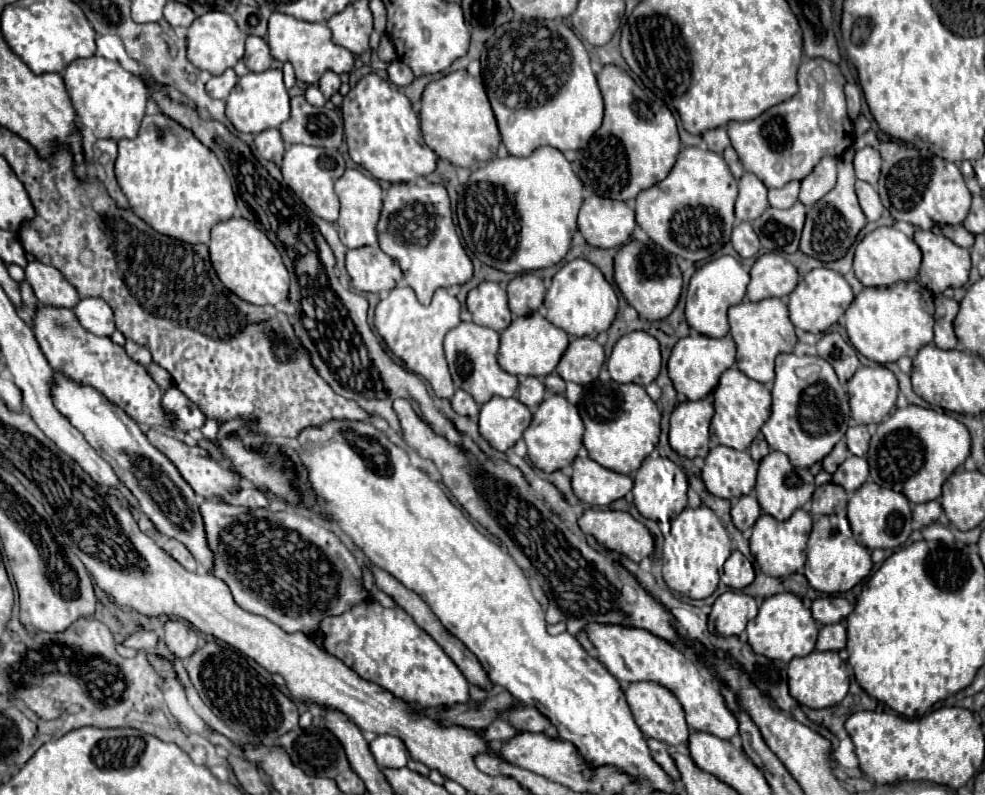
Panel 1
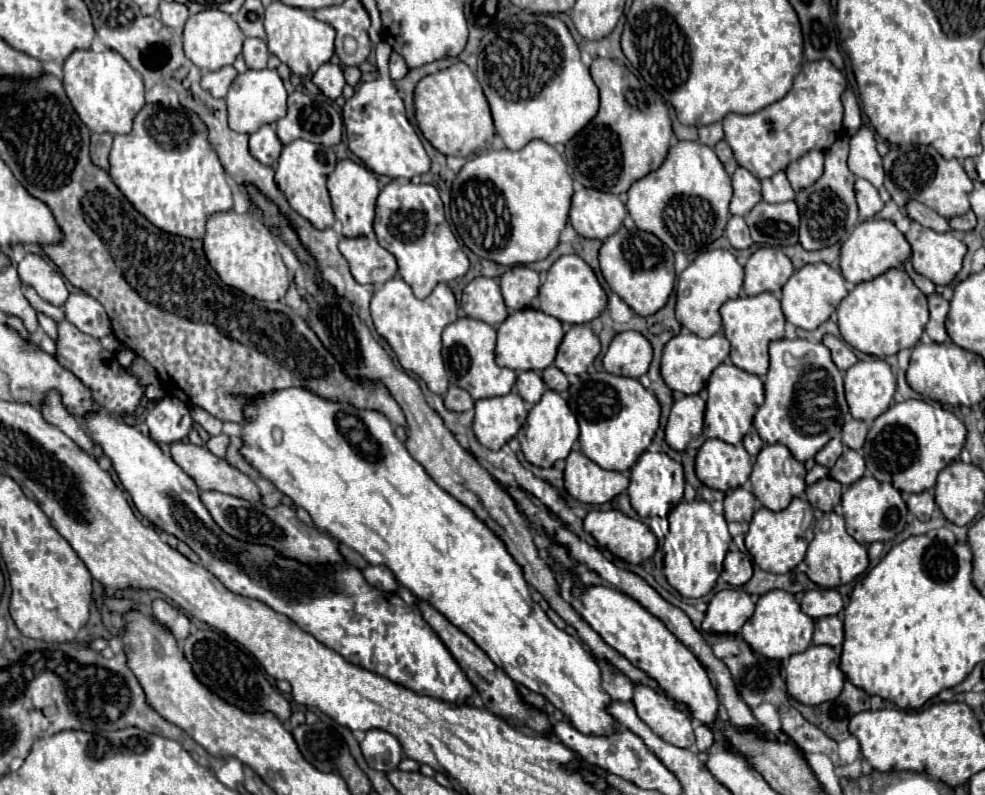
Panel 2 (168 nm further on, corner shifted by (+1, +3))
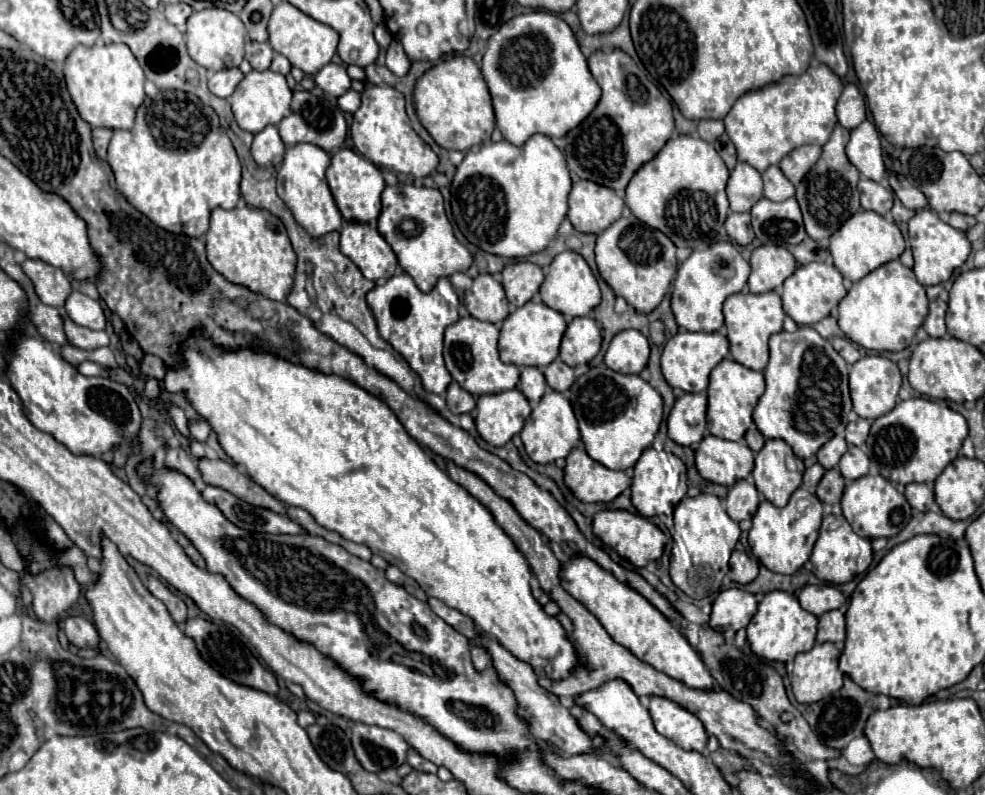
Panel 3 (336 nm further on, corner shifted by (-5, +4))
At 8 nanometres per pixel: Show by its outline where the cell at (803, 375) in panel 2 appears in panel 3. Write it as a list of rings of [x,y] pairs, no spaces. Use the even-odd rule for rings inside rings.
[[[800,327],[796,333],[786,333],[786,331],[782,331],[782,333],[776,333],[776,335],[770,337],[770,363],[768,363],[766,369],[764,369],[764,377],[766,377],[766,391],[764,391],[764,395],[760,397],[760,401],[758,401],[756,409],[754,409],[754,423],[756,423],[756,427],[760,429],[760,433],[762,433],[766,439],[784,439],[784,441],[794,449],[796,457],[808,459],[808,457],[816,455],[816,451],[818,451],[824,443],[828,443],[834,435],[838,435],[838,433],[842,435],[842,433],[844,433],[844,427],[846,427],[846,423],[848,423],[848,413],[852,411],[852,401],[850,401],[850,393],[848,393],[848,363],[836,353],[836,349],[828,343],[828,339],[820,337],[812,327]]]

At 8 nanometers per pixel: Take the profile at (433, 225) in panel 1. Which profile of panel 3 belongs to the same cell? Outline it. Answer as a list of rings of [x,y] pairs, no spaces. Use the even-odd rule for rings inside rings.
[[[396,185],[382,193],[382,213],[378,217],[378,231],[398,257],[398,265],[414,279],[424,293],[432,291],[440,277],[452,277],[458,271],[468,271],[472,265],[470,251],[458,243],[452,225],[444,211],[444,199],[438,189]]]

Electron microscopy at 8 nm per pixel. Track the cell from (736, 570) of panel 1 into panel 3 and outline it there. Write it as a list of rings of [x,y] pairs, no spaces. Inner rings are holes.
[[[734,551],[729,561],[730,570],[728,571],[728,577],[736,583],[750,583],[756,579],[758,575],[758,559],[744,553],[744,551]]]

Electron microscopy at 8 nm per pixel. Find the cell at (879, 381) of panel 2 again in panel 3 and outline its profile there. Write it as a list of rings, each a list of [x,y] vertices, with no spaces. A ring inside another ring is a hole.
[[[866,355],[858,359],[850,371],[850,395],[852,395],[854,411],[868,421],[888,413],[896,405],[900,383],[902,383],[902,375],[898,371],[898,365],[892,363],[890,359],[882,355]]]

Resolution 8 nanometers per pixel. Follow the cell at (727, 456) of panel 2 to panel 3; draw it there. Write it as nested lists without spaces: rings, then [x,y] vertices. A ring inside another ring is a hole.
[[[706,435],[696,449],[696,467],[706,481],[732,487],[752,473],[754,453],[746,443]]]

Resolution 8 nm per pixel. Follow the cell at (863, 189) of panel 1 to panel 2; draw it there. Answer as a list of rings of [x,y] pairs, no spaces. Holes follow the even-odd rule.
[[[862,178],[856,180],[856,202],[862,218],[870,218],[884,208],[884,202],[878,190],[868,180],[862,180]]]

